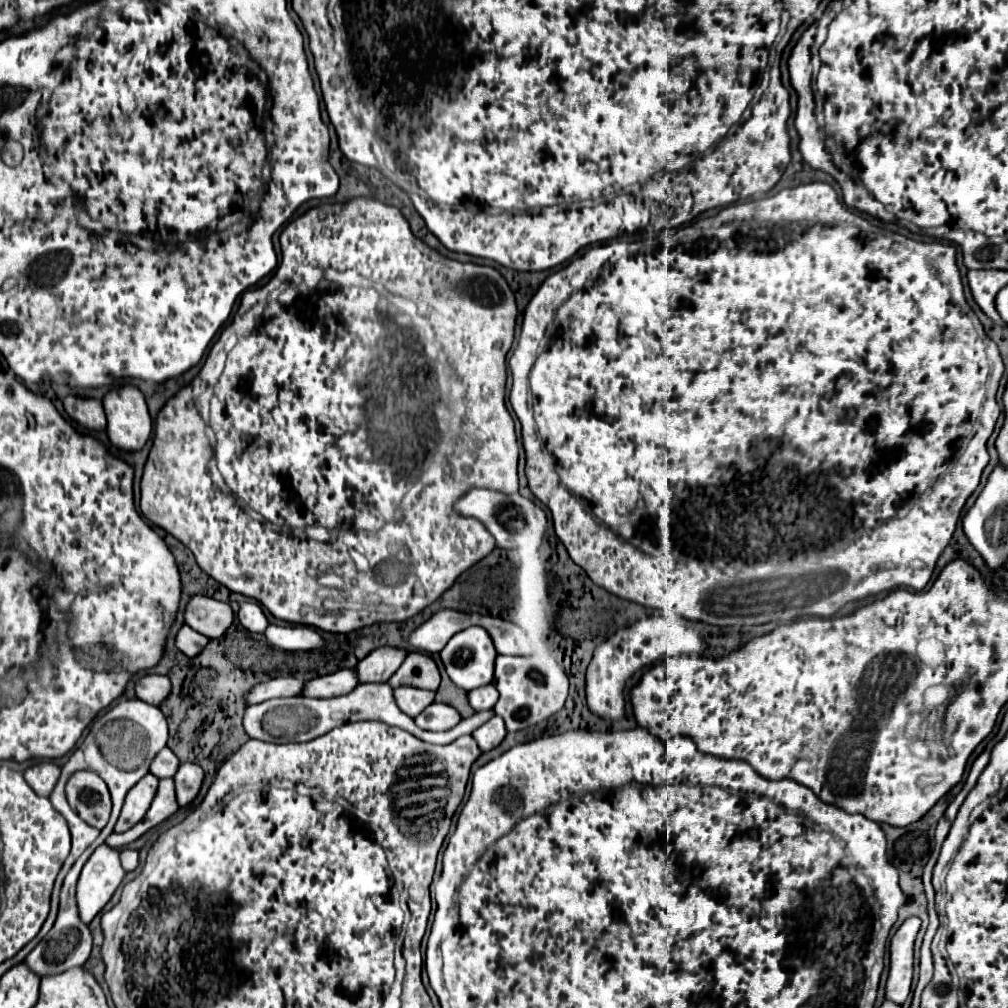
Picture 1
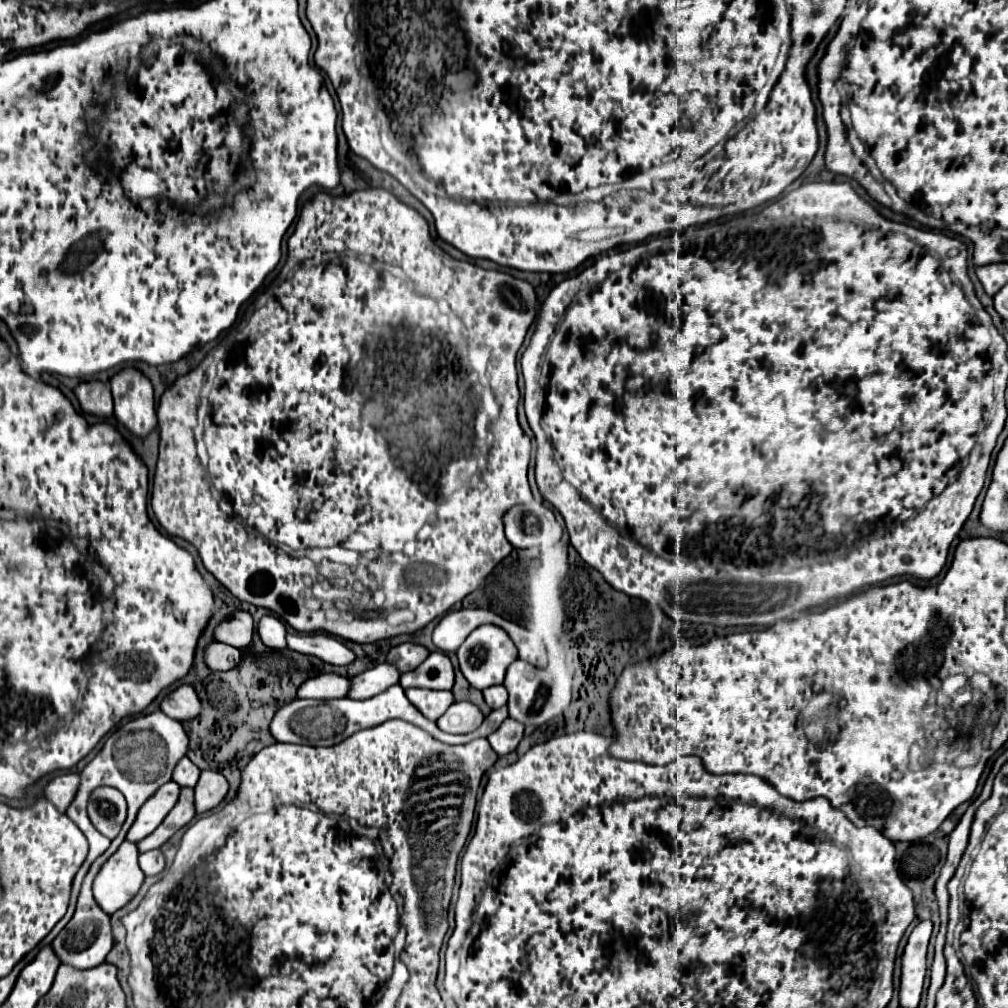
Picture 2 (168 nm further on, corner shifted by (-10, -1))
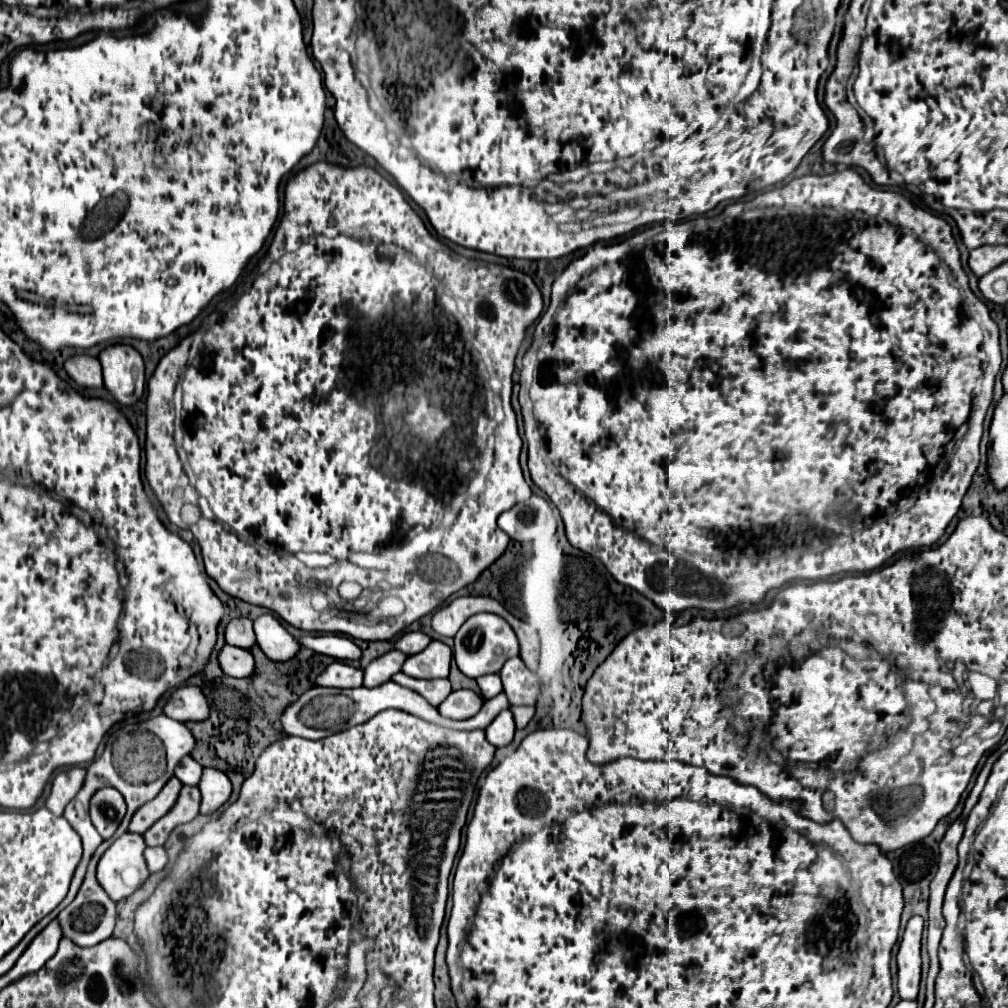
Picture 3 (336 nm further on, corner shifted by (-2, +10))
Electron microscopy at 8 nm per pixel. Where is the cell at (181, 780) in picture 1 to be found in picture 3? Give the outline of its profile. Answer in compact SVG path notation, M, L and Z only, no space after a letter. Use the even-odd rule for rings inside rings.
M205 768L203 770L203 780L199 784L201 790L201 814L209 816L213 812L217 812L231 796L231 782L227 780L227 776L215 768Z

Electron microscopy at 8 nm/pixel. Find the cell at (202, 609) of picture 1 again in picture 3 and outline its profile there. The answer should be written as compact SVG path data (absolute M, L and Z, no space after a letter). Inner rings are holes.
M235 618L227 624L225 630L225 640L231 646L251 650L255 644L255 632L253 632L253 622L249 618Z

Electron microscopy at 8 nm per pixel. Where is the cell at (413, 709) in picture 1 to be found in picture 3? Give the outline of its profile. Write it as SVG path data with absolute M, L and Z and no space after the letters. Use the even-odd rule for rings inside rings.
M399 672L399 674L393 676L393 682L419 692L431 706L439 706L451 694L451 682L447 678L441 678L441 680L417 680L417 678L411 678L411 676Z

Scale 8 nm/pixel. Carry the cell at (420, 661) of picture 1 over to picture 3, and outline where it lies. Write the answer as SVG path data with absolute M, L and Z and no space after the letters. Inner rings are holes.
M433 640L423 652L407 658L403 672L413 678L447 678L451 656L453 652L447 644Z

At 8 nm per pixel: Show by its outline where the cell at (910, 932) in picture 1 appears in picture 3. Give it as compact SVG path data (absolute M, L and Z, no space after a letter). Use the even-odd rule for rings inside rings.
M913 916L907 922L899 952L897 952L897 966L899 966L899 996L905 1000L915 1000L919 994L921 982L921 934L923 934L923 918Z

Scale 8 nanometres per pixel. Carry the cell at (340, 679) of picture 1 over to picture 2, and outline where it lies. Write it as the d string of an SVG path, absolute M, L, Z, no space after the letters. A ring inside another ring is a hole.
M381 663L373 669L367 669L355 677L351 677L349 681L351 681L351 687L347 693L349 699L369 699L369 697L385 691L387 687L395 685L399 681L399 671L389 663Z

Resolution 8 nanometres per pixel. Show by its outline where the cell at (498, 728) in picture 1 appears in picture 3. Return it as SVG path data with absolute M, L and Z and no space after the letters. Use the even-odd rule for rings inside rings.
M503 710L503 712L491 722L491 726L487 726L485 734L487 734L487 740L489 740L495 748L501 748L501 746L511 744L513 734L515 734L515 722L513 722L511 710Z

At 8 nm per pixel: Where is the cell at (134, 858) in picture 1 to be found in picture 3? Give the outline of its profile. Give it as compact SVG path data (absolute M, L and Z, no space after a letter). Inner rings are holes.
M147 848L145 860L151 872L161 872L167 866L167 852L165 848Z

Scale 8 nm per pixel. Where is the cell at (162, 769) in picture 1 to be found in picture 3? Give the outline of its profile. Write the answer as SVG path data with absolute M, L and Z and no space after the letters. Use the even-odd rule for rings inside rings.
M191 756L183 758L179 768L175 770L175 776L187 786L197 786L201 780L201 774L203 774L203 766L197 760L193 760Z

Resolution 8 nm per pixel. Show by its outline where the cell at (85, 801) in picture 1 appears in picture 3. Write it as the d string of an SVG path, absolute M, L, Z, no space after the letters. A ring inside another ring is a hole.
M103 788L91 798L91 820L97 832L107 840L119 828L127 812L123 796L115 788Z

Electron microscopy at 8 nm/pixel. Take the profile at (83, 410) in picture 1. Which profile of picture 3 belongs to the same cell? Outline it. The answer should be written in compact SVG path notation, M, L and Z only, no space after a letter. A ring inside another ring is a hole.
M81 354L81 356L69 356L65 360L67 374L81 386L81 388L101 388L101 364L97 358Z

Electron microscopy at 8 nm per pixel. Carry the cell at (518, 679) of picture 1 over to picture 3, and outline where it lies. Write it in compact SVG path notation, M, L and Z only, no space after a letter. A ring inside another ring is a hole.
M519 656L507 660L499 674L503 680L503 692L507 694L511 706L517 706L517 704L533 706L537 702L537 696L539 696L537 676L523 664Z

